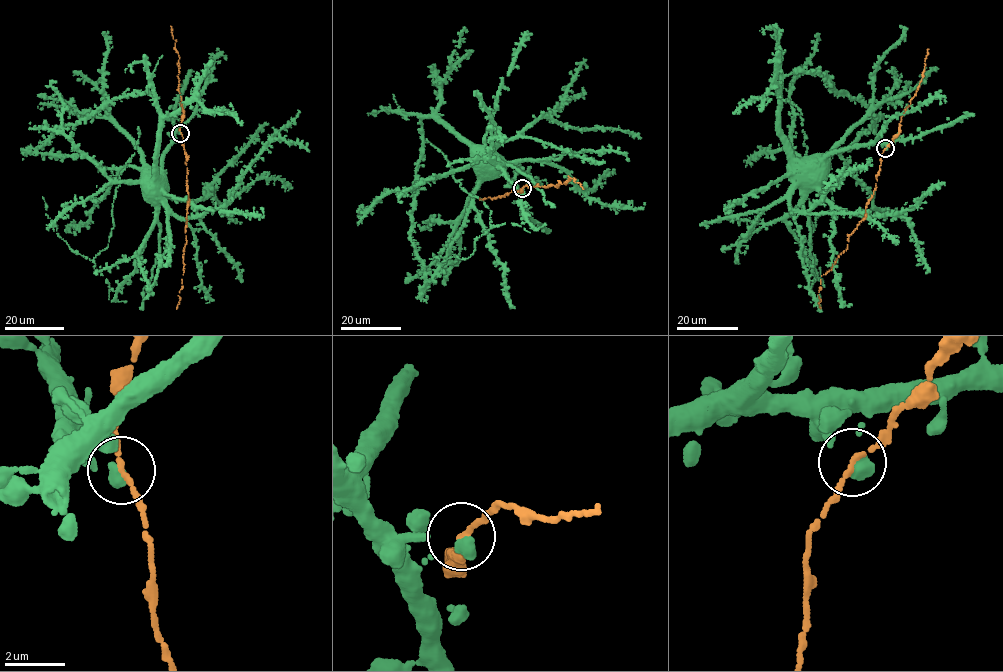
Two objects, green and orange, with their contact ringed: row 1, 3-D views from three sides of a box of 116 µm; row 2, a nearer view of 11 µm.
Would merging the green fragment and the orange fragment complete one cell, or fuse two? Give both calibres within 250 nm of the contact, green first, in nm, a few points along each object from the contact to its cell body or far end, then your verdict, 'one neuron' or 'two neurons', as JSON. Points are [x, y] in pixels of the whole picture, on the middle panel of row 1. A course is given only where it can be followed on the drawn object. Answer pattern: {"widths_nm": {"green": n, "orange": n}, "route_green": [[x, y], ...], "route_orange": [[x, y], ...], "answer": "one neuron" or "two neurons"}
{"widths_nm": {"green": 420, "orange": 170}, "route_green": [[522, 188], [516, 190], [505, 174], [498, 173], [486, 154]], "route_orange": [[522, 188], [526, 185], [557, 187], [559, 183], [565, 185], [569, 180], [569, 176], [583, 189]], "answer": "one neuron"}

